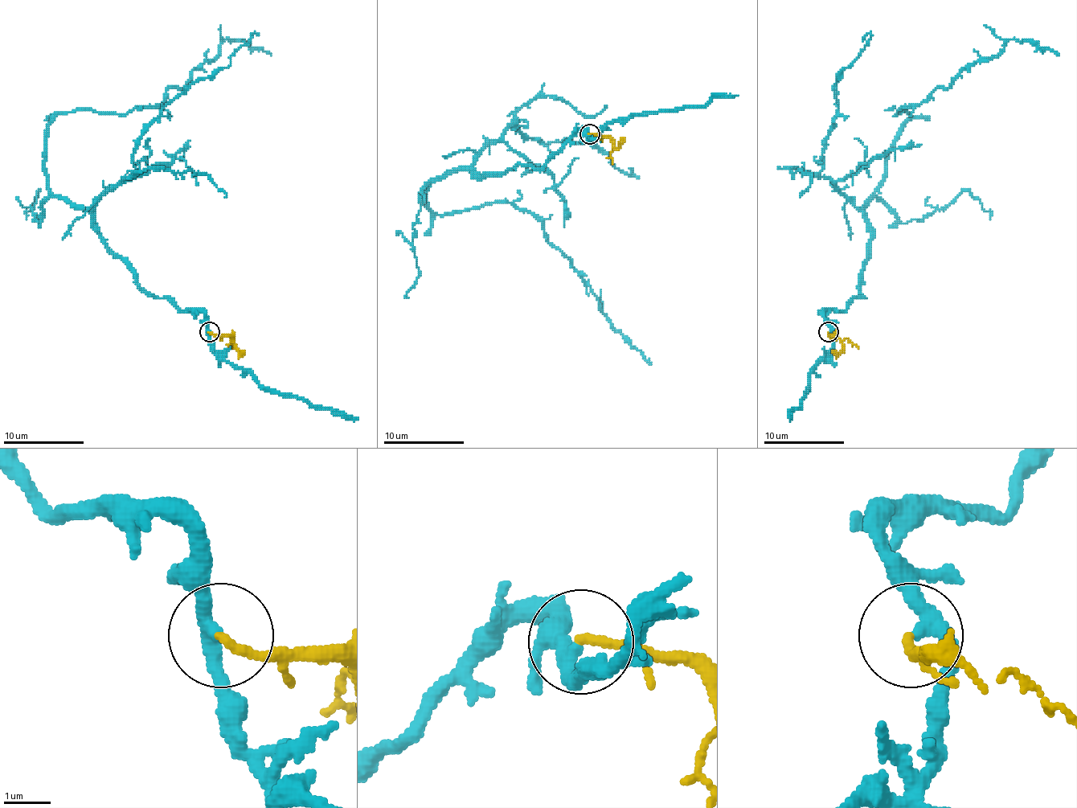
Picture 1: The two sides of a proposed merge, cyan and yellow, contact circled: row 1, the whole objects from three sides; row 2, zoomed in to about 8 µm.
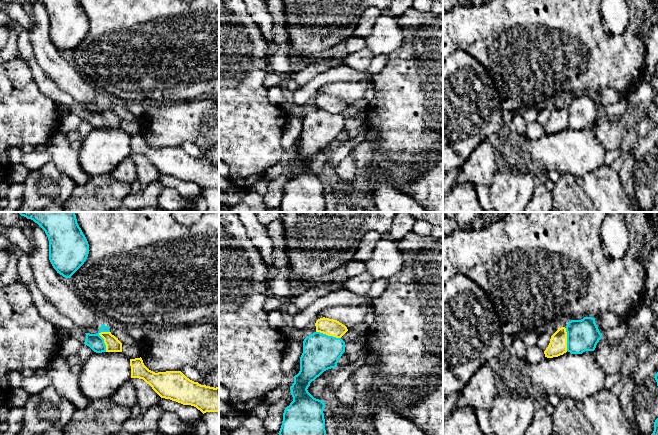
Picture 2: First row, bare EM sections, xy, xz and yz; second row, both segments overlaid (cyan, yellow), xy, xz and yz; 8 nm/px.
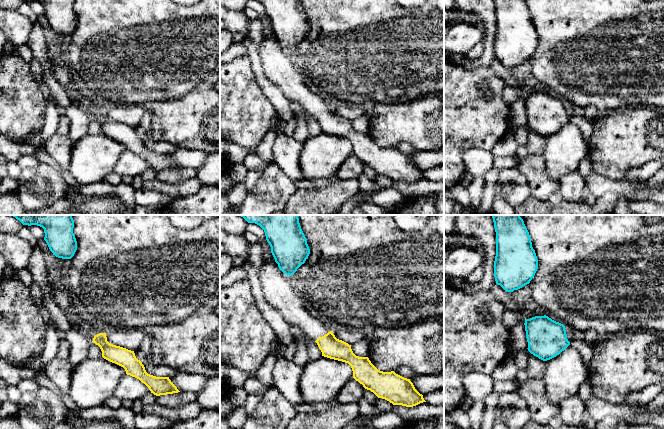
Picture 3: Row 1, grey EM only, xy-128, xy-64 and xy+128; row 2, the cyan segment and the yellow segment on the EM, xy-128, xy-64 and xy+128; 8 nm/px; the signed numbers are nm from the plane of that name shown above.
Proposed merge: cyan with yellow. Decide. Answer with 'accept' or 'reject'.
reject

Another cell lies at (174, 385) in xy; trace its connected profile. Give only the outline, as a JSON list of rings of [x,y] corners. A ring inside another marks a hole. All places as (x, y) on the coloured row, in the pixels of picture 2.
[[[142,358],[130,359],[131,378],[143,379],[161,397],[176,401],[183,405],[191,405],[206,412],[219,412],[219,387],[201,385],[187,378],[181,371],[166,371],[155,373],[149,370],[143,363]]]

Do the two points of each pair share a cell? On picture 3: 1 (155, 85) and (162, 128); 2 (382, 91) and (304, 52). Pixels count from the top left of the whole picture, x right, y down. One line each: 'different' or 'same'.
1: different
2: same

